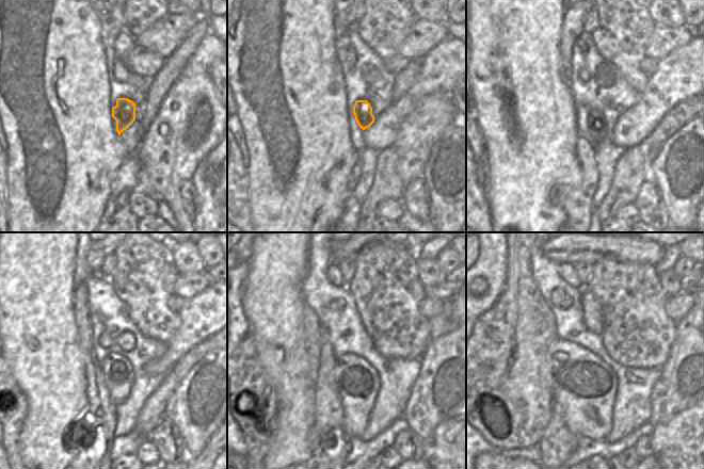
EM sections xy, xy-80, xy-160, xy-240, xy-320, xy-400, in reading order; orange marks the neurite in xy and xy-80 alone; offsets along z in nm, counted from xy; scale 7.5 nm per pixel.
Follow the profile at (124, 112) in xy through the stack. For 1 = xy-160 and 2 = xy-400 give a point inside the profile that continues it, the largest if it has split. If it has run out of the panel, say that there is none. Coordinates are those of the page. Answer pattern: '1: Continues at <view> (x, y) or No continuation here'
1: Continues at xy-160 (596, 125)
2: Continues at xy-400 (584, 386)

